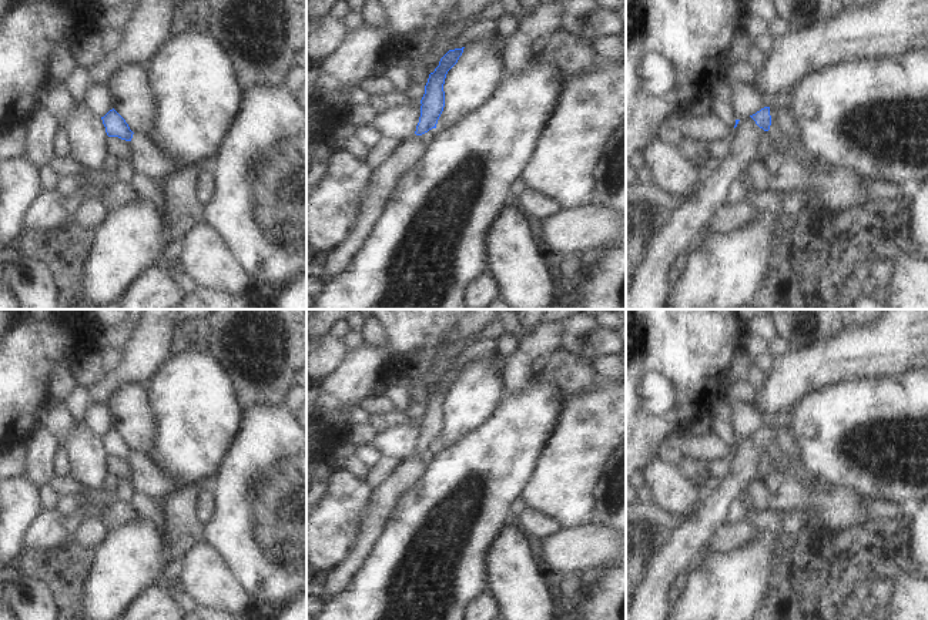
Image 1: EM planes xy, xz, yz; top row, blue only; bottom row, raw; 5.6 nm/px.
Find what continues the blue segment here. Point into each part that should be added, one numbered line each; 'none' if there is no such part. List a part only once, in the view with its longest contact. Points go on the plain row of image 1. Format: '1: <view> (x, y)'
1: yz (786, 436)

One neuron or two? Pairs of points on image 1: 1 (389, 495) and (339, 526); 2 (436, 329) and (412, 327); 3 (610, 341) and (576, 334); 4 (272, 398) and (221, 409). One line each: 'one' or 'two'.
1: two
2: one
3: one
4: two

